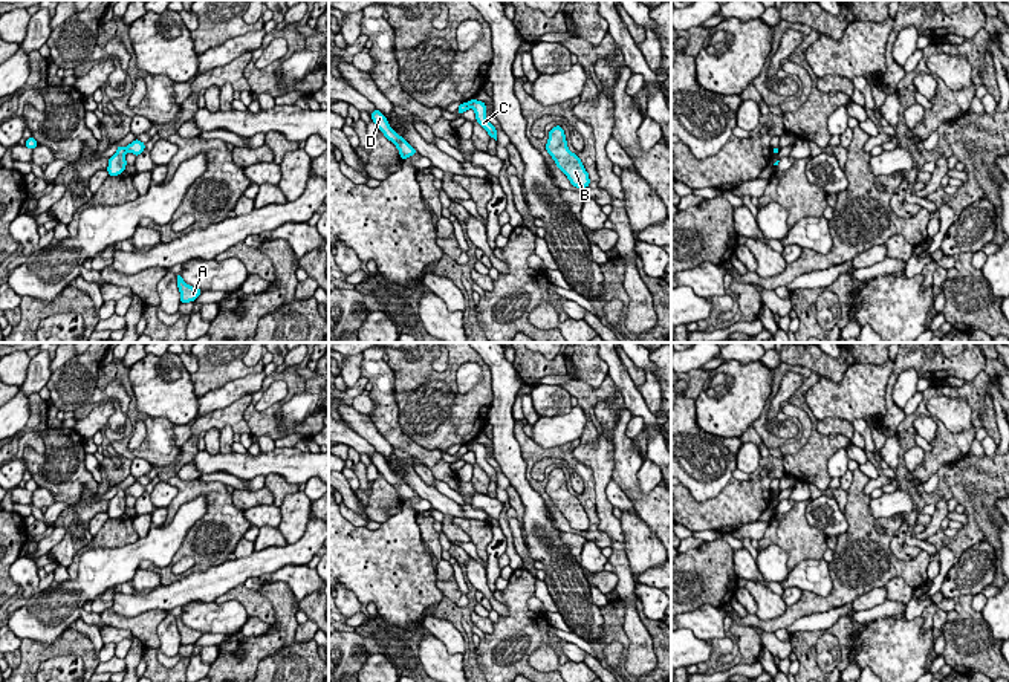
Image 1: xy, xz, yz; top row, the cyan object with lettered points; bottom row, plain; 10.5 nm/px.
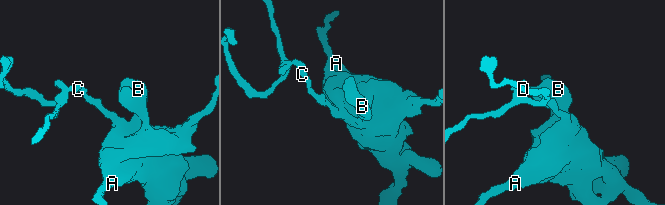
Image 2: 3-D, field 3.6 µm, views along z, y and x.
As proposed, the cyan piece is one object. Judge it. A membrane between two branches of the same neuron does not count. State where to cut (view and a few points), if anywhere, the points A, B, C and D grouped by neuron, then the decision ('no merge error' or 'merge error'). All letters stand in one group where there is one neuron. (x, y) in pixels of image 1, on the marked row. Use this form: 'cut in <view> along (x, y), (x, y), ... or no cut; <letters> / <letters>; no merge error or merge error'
cut in xy along (124, 147), (126, 152); A B C / D; merge error

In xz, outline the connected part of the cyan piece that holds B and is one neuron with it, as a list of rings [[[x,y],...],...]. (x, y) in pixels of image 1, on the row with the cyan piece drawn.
[[[555,125],[547,136],[546,150],[556,167],[567,176],[573,187],[587,188],[590,183],[589,173],[581,159],[569,150],[563,127]]]

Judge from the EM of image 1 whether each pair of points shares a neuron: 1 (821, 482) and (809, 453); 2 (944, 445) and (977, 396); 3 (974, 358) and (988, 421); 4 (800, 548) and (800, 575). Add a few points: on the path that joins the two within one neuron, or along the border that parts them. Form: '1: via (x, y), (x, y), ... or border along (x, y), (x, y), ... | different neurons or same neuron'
1: via (818, 474), (811, 467), (811, 461) | same neuron
2: via (959, 444), (974, 428), (977, 412) | same neuron
3: border along (983, 369), (966, 381) | different neurons
4: border along (823, 557), (801, 560), (789, 571) | different neurons

